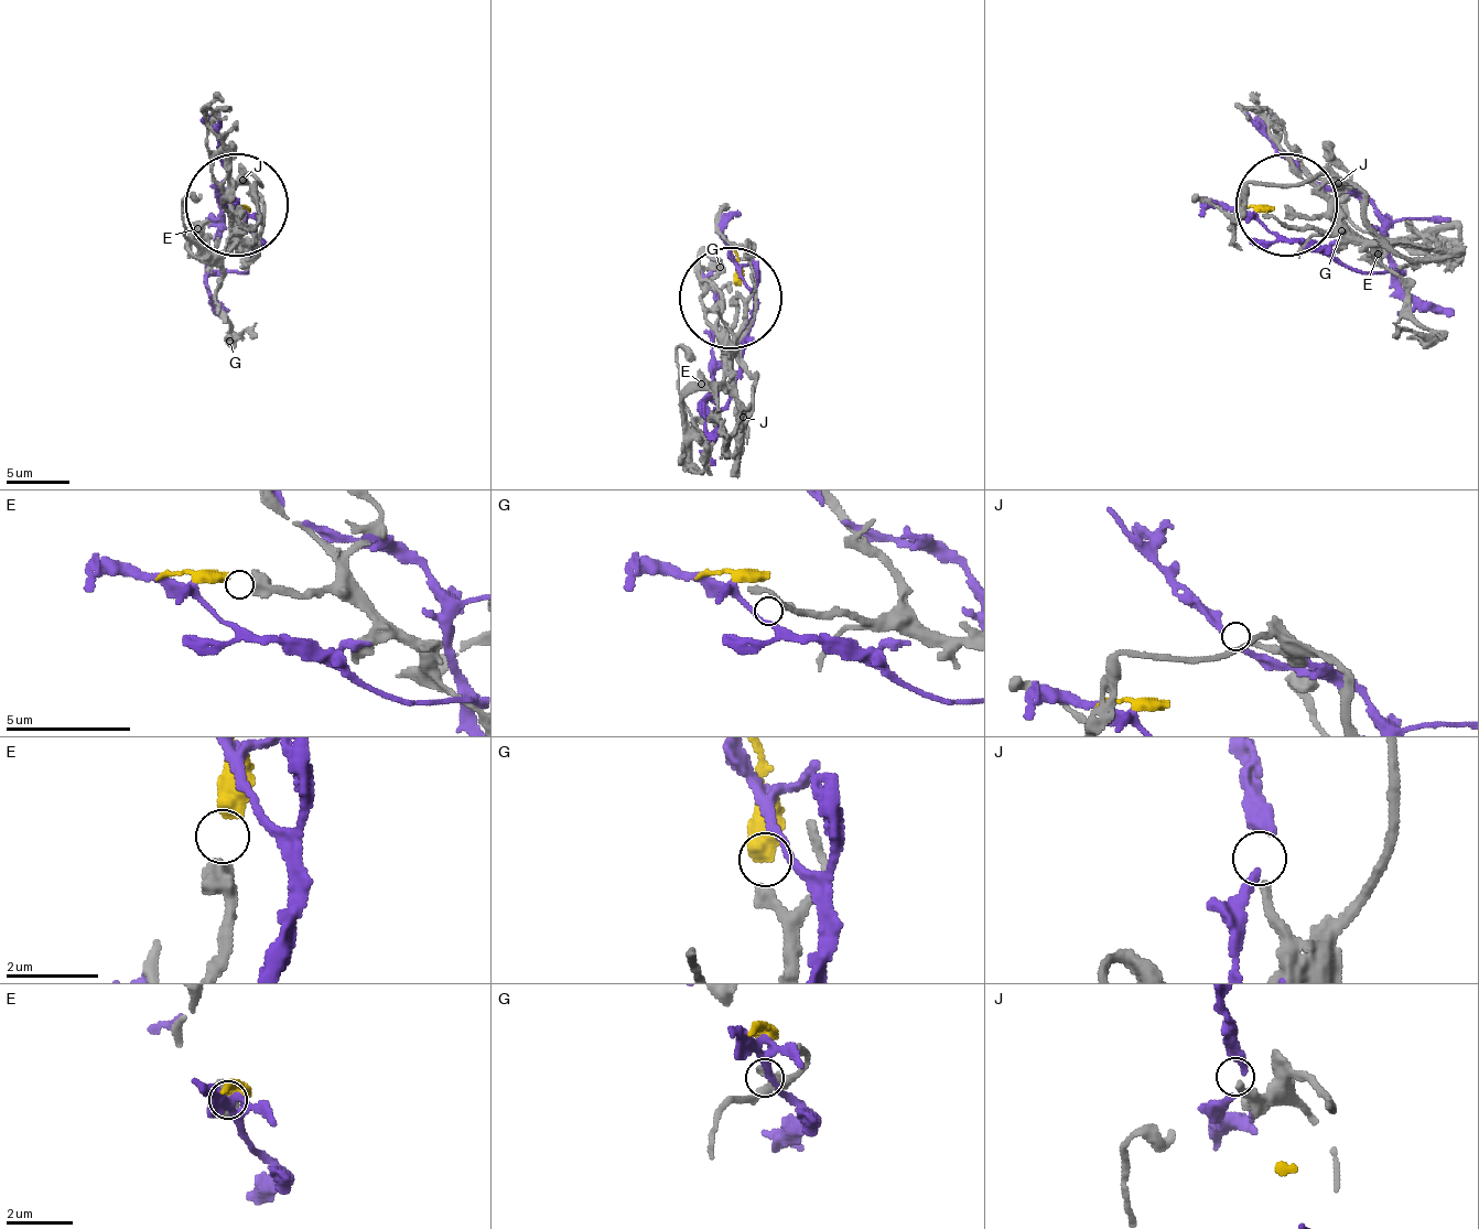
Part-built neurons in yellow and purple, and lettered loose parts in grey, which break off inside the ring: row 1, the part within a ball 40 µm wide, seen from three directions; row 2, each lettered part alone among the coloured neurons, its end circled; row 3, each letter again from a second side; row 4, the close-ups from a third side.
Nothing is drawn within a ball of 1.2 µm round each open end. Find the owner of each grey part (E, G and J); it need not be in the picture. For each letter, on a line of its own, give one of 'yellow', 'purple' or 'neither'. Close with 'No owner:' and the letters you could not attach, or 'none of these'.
E: neither
G: neither
J: neither
No owner: E, G, J

